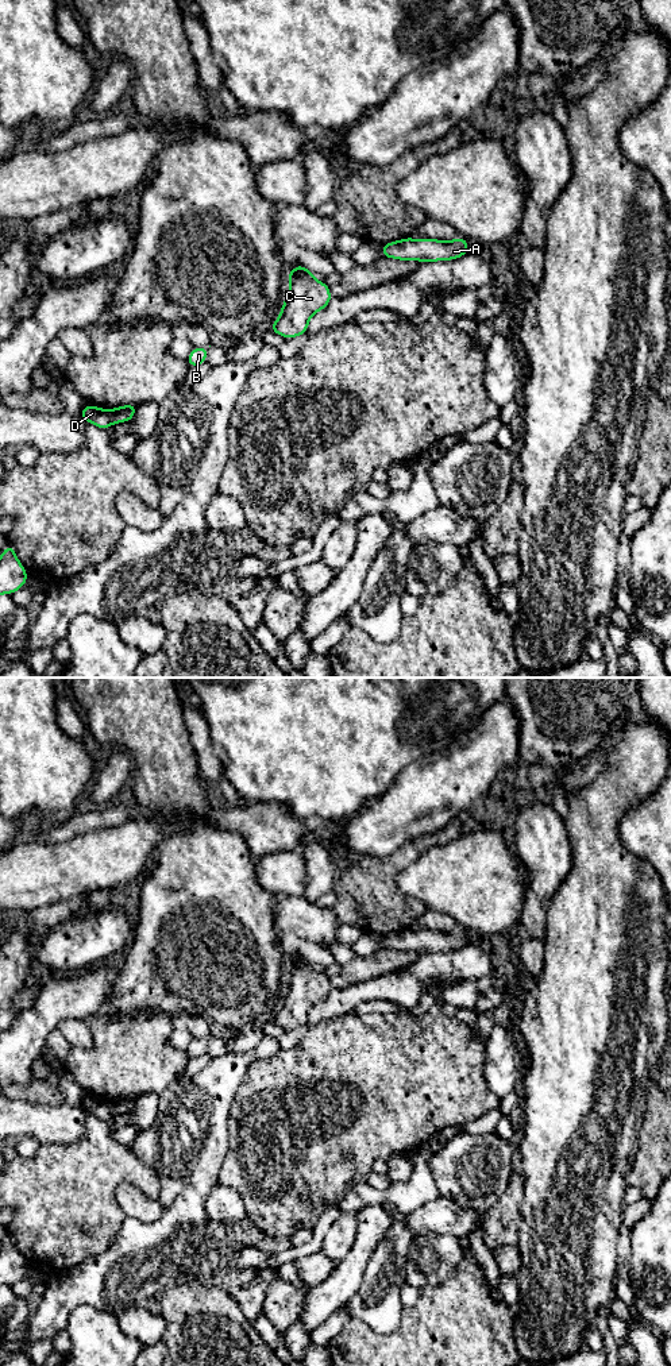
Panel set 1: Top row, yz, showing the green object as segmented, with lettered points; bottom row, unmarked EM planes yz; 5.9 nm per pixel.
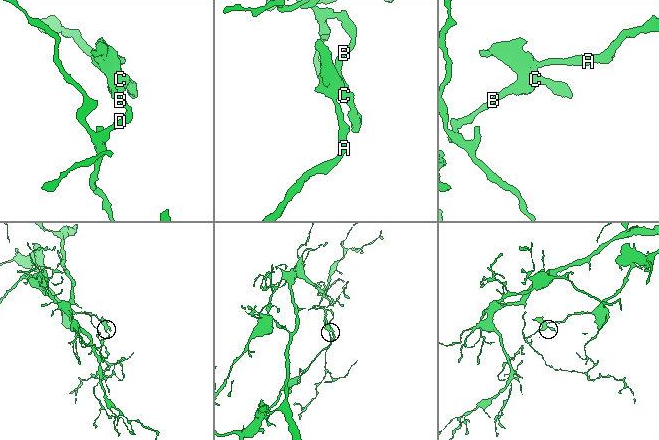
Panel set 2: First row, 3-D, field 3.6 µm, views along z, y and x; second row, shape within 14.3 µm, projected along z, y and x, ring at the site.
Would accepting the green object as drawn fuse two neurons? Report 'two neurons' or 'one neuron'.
two neurons

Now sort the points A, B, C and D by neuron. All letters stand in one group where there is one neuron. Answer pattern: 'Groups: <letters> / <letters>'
Groups: A B C / D

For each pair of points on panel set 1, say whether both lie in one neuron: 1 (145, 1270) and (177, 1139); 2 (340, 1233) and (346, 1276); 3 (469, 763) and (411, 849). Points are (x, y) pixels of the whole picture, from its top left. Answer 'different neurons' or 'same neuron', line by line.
1: same neuron
2: different neurons
3: different neurons

